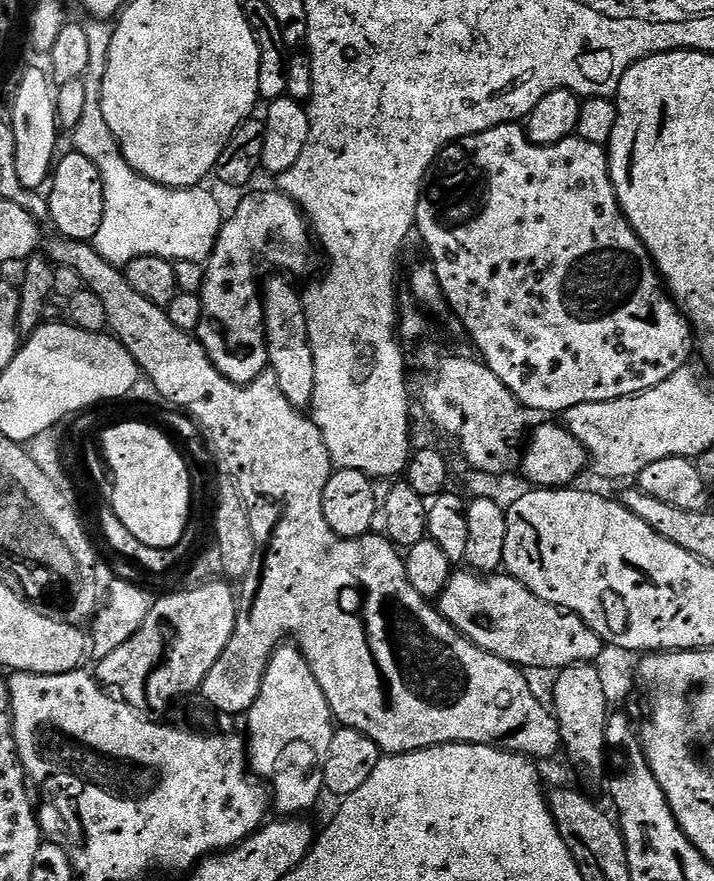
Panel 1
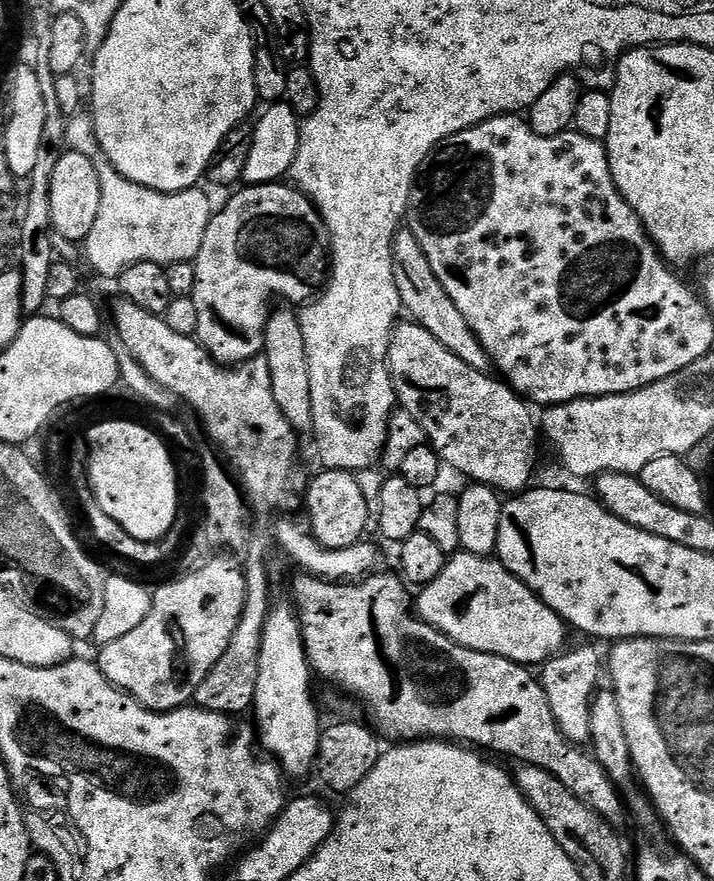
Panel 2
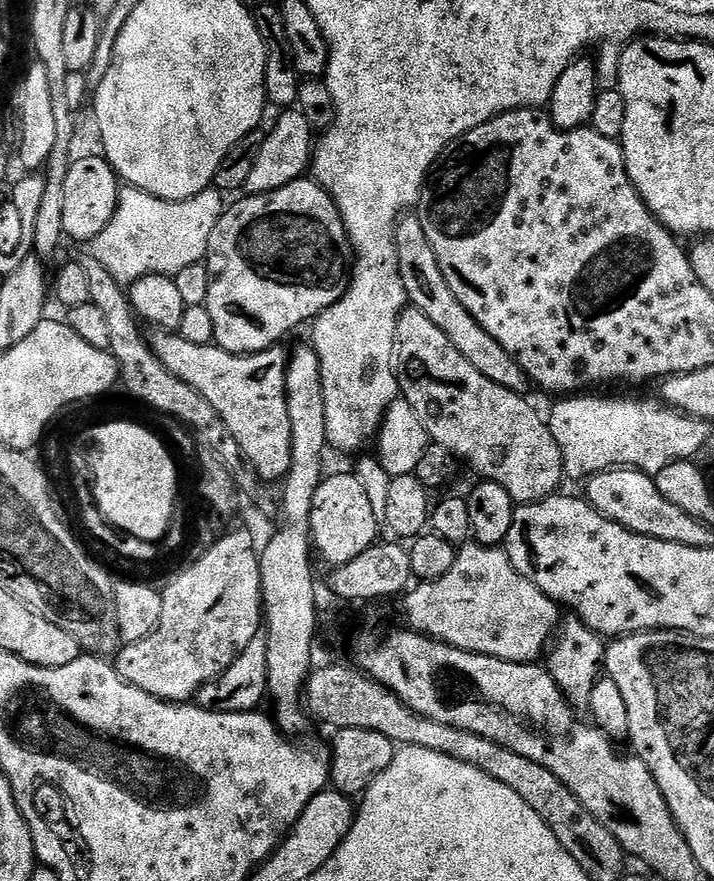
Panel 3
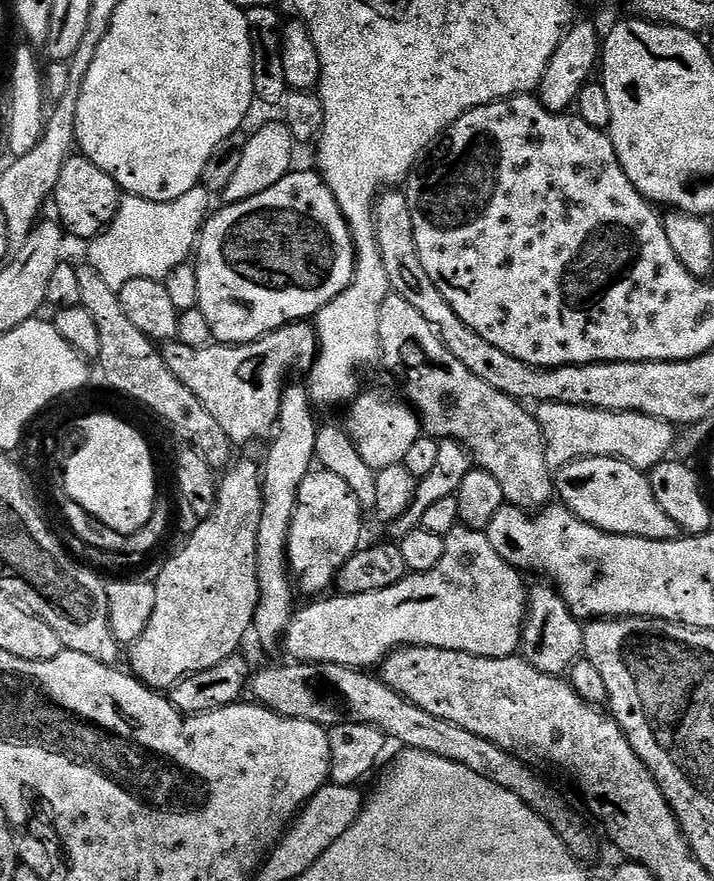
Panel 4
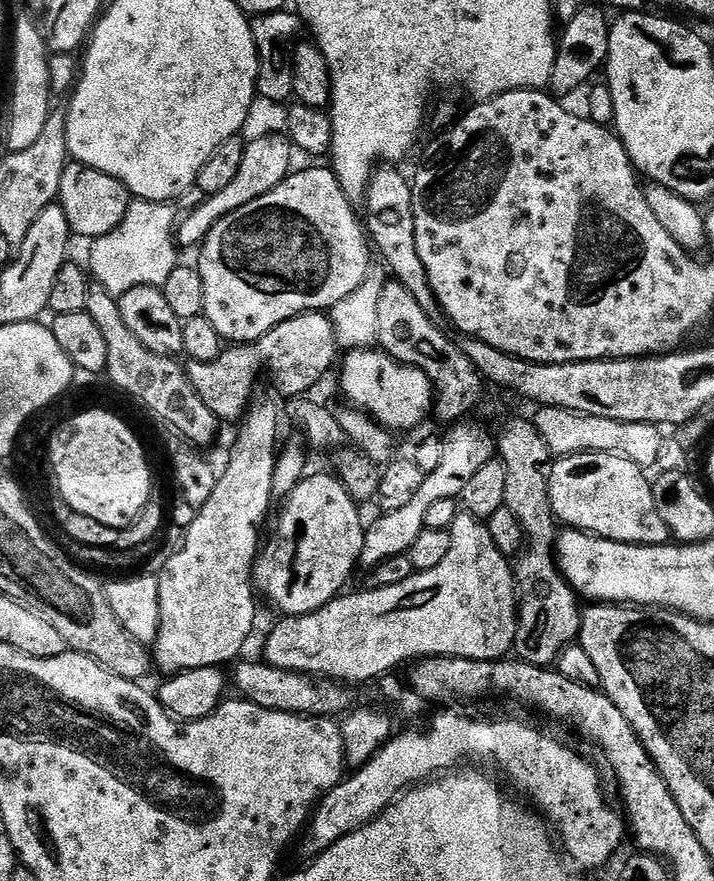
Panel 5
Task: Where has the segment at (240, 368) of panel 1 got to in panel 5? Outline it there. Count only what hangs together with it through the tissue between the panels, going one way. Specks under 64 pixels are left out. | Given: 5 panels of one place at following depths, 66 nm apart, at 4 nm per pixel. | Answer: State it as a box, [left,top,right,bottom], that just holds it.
[198,166,370,346]

